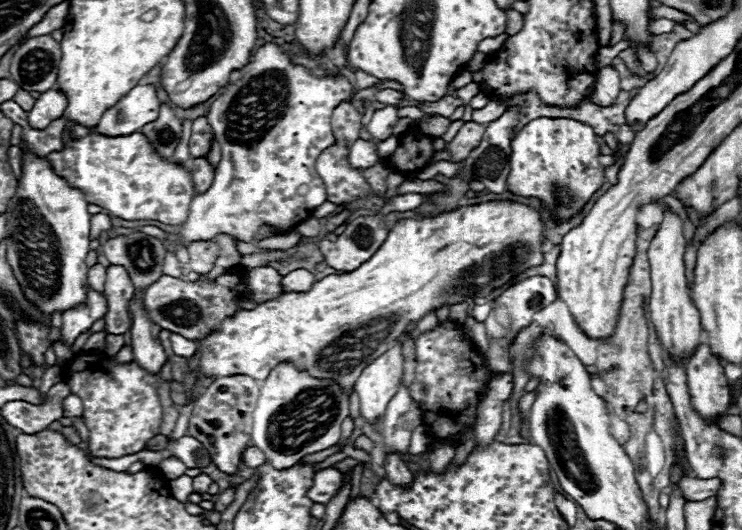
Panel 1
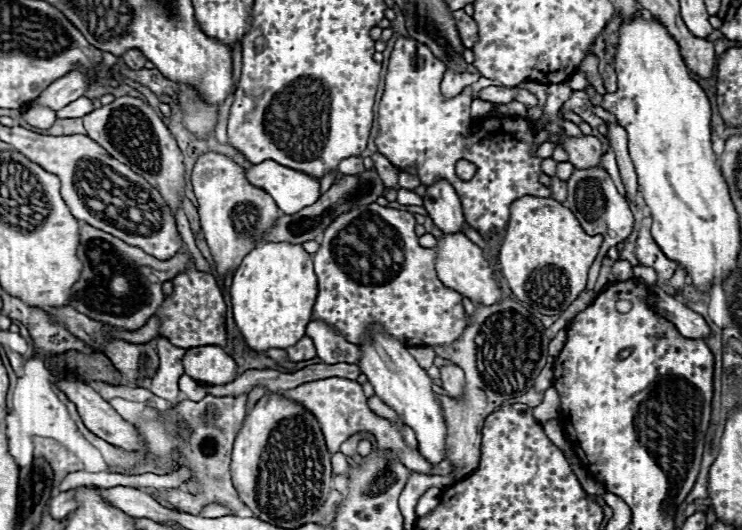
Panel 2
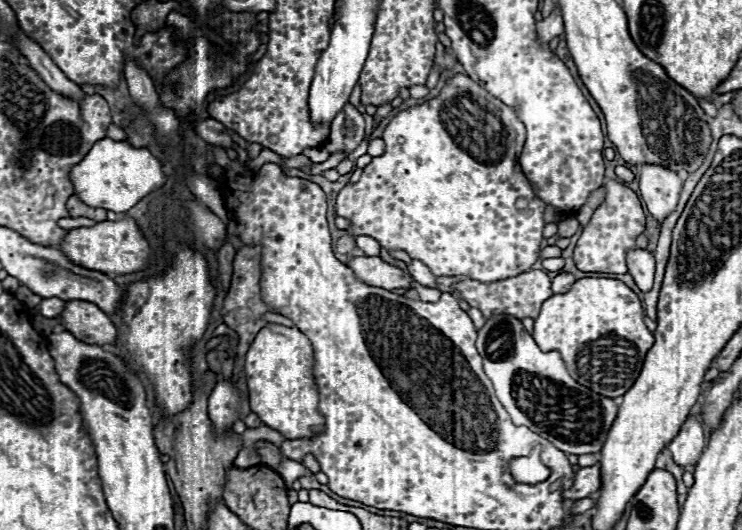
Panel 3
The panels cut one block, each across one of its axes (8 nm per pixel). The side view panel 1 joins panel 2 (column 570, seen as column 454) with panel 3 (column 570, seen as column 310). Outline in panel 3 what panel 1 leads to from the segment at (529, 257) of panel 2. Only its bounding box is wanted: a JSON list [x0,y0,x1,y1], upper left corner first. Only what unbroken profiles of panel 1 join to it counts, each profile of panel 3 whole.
[532,278,654,398]

